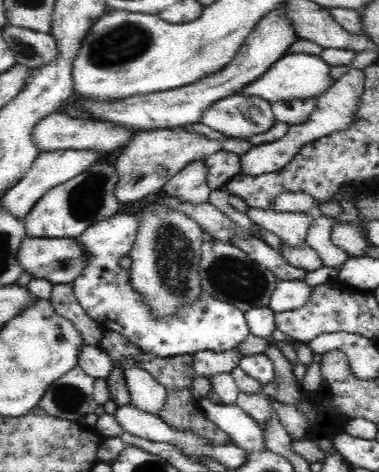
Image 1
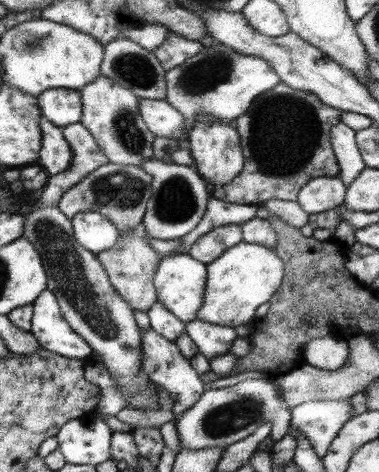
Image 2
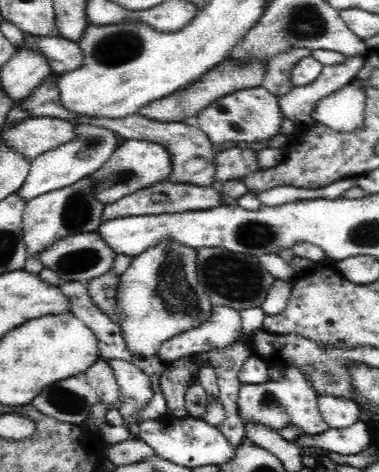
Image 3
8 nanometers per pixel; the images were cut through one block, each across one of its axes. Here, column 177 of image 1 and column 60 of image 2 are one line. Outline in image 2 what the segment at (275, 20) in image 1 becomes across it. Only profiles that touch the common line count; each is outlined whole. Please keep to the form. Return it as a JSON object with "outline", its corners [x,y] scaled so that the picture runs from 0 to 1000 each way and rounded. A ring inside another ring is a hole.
{"outline":[[[119,191],[113,199],[92,203],[103,212],[108,242],[156,271],[198,263],[214,254],[214,195],[193,191]]]}

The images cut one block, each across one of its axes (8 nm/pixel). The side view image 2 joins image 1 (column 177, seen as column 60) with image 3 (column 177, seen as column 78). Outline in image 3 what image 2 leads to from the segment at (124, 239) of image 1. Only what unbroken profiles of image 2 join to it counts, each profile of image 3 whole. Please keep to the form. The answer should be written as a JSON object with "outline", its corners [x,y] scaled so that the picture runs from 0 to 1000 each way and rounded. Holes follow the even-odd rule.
{"outline":[[[559,648],[554,678],[496,695],[485,708],[433,725],[412,758],[449,771],[475,758],[507,758],[554,742],[586,742],[612,733],[612,725],[633,725],[633,703],[639,682],[628,657],[602,648]]]}

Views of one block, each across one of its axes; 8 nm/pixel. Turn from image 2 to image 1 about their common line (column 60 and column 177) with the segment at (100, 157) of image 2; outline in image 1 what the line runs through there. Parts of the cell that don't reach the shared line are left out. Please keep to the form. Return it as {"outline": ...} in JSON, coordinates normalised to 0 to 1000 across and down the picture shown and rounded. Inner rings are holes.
{"outline":[[[522,339],[507,343],[501,352],[491,352],[485,360],[475,360],[449,386],[433,390],[427,407],[438,407],[443,415],[475,424],[475,428],[496,428],[496,432],[533,432],[554,424],[554,398],[544,386],[544,339]]]}

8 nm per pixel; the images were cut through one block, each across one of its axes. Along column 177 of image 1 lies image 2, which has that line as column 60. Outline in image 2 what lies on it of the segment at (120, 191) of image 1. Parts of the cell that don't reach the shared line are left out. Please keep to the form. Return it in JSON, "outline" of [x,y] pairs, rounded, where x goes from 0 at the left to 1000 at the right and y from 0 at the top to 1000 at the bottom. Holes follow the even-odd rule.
{"outline":[[[108,242],[108,275],[113,275],[113,301],[103,322],[103,356],[124,364],[124,373],[156,373],[177,364],[193,347],[193,318],[182,301],[166,288],[166,275],[129,258]]]}

